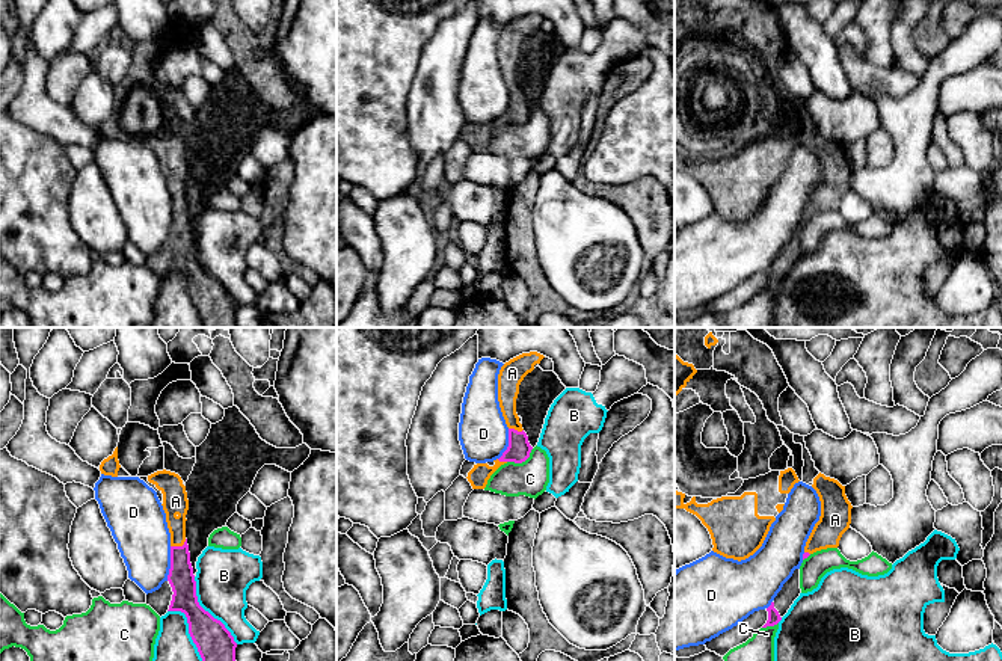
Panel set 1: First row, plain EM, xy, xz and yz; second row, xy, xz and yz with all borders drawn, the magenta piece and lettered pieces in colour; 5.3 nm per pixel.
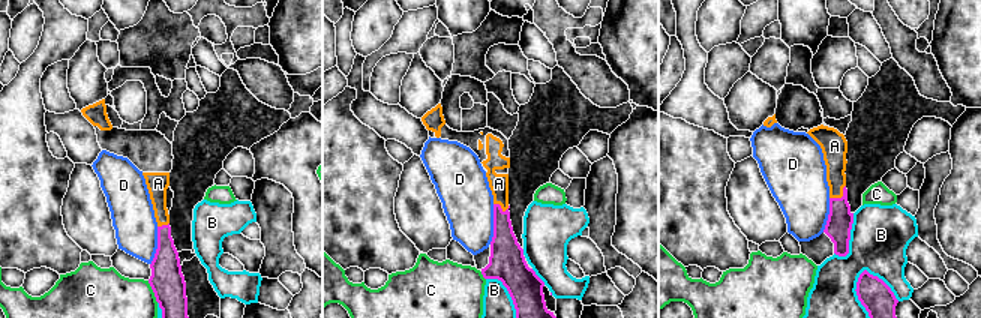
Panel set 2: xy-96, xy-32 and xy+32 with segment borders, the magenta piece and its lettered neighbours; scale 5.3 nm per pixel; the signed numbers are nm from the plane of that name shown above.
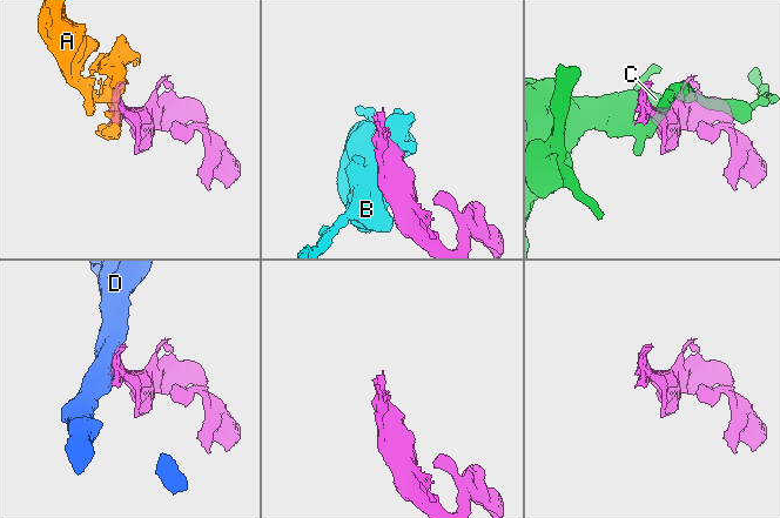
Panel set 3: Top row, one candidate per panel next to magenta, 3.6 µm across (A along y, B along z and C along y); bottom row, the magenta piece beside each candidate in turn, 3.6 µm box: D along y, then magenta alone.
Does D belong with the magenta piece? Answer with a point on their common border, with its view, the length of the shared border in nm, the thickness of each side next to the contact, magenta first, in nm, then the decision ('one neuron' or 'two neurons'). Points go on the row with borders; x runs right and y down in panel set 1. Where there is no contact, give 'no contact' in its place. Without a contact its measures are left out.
meets magenta in xy at (171, 563); contact 190 nm long; 140 nm thick on the magenta side, 280 nm on the other; two neurons

